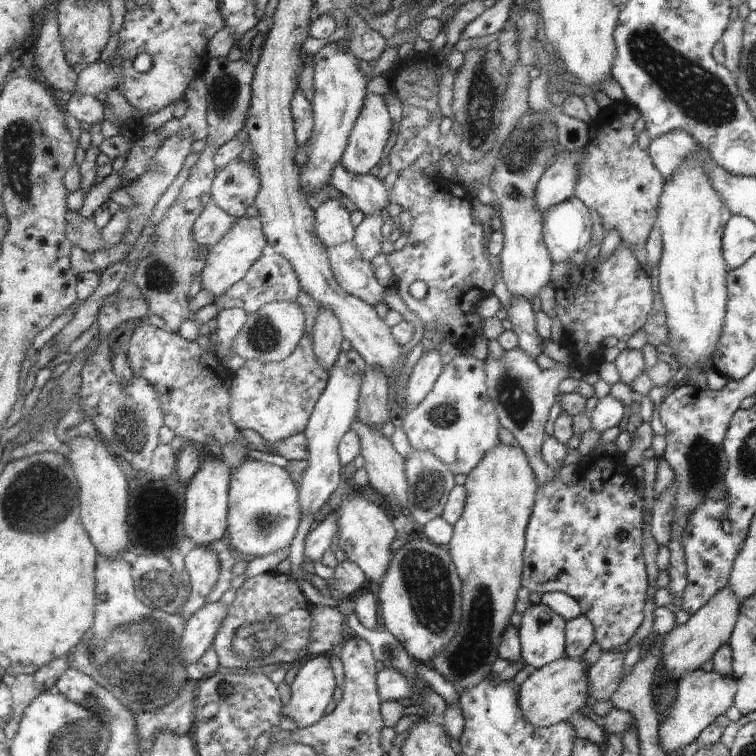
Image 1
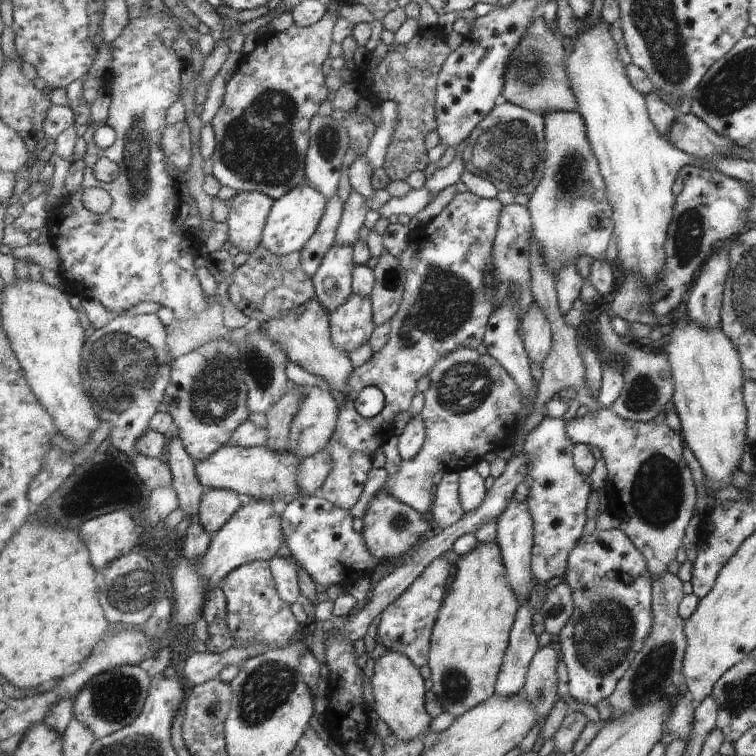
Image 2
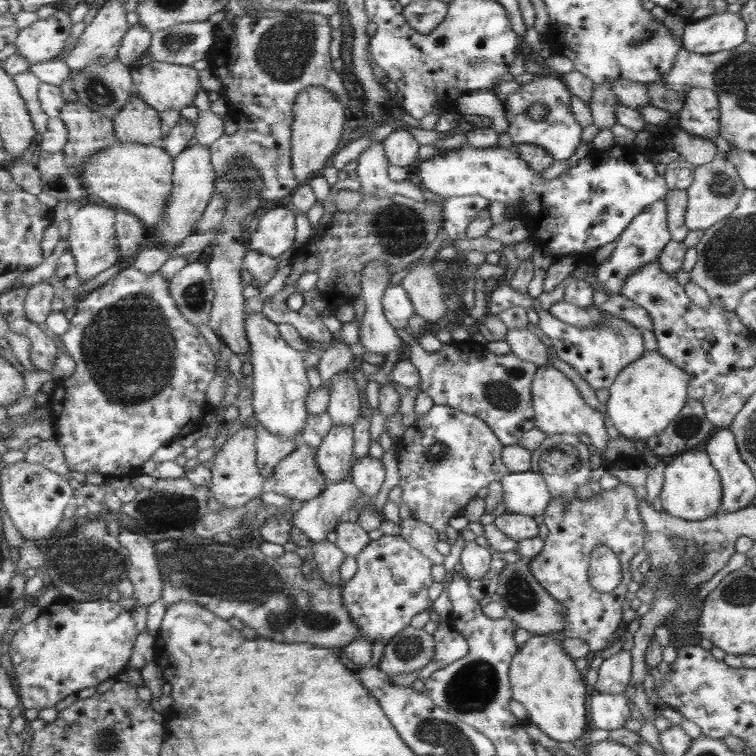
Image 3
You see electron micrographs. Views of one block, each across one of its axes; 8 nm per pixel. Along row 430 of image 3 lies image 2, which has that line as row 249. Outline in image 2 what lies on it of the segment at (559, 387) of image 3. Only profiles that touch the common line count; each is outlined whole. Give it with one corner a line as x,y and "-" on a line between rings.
549,111
547,114
541,115
543,115
546,120
546,170
544,171
544,176
539,183
538,188
535,189
535,194
529,196
530,200
527,207
530,210
532,222
534,224
533,234
543,247
547,266
551,269
551,272
554,272
555,274
565,261
573,261
575,263
581,254
590,256
594,260
604,260
608,262
607,248
609,248
611,237
614,236
614,210
611,206
611,201
607,198
607,181
602,177
599,159
595,156
594,148
591,146
591,141
587,134
586,119
584,119
583,115
578,111

